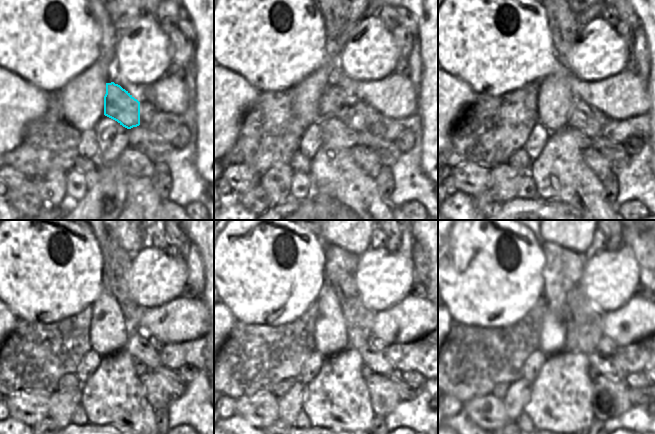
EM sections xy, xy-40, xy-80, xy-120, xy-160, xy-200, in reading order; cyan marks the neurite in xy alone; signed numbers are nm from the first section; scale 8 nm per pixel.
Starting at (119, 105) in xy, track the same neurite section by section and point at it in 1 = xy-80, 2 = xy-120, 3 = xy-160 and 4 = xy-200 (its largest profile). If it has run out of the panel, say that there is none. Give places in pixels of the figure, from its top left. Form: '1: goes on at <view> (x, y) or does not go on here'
1: goes on at xy-80 (580, 117)
2: goes on at xy-120 (136, 345)
3: goes on at xy-160 (375, 359)
4: goes on at xy-200 (604, 365)

